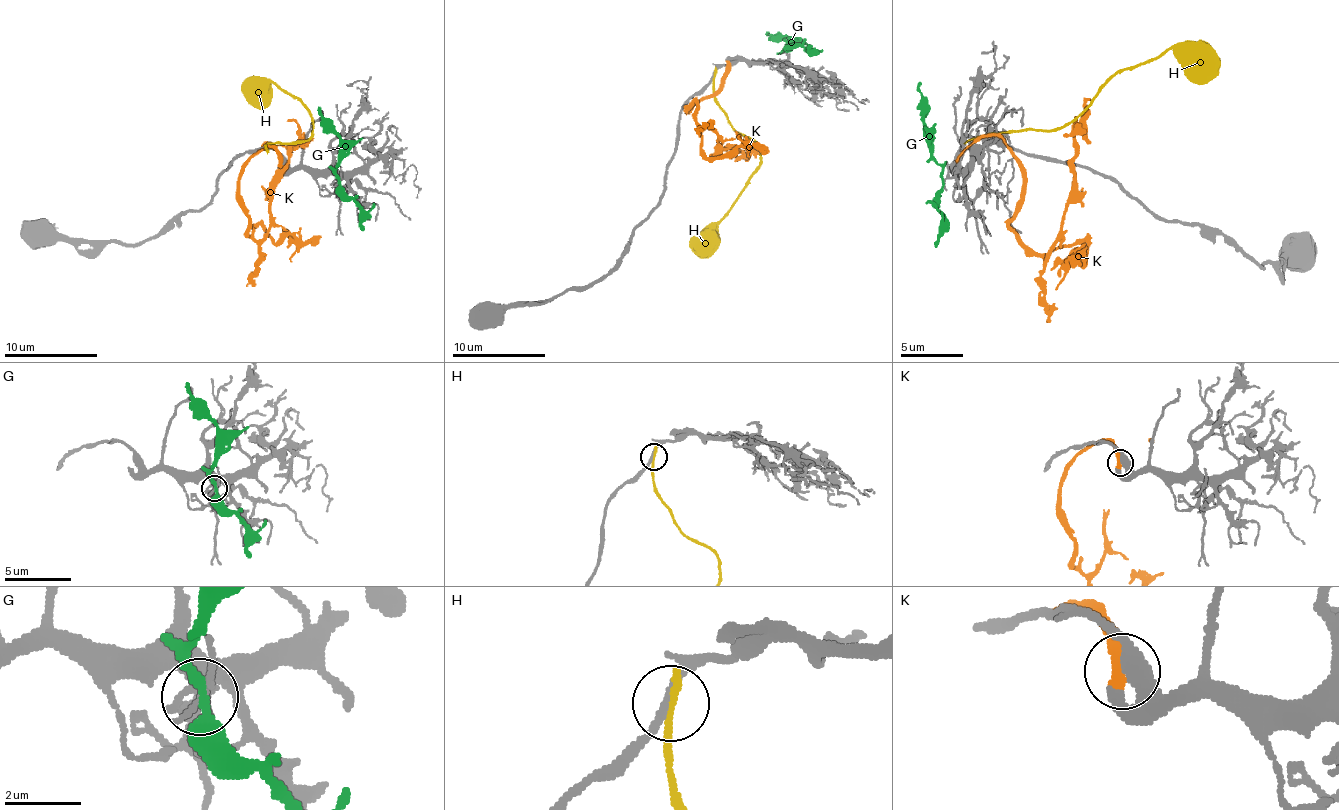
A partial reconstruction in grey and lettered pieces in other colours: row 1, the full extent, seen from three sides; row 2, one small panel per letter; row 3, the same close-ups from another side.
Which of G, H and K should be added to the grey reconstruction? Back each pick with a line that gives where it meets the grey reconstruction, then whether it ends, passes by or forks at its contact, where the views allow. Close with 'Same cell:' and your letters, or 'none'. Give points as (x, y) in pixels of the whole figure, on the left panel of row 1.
K: (281, 162) | it ends
Same cell: K

